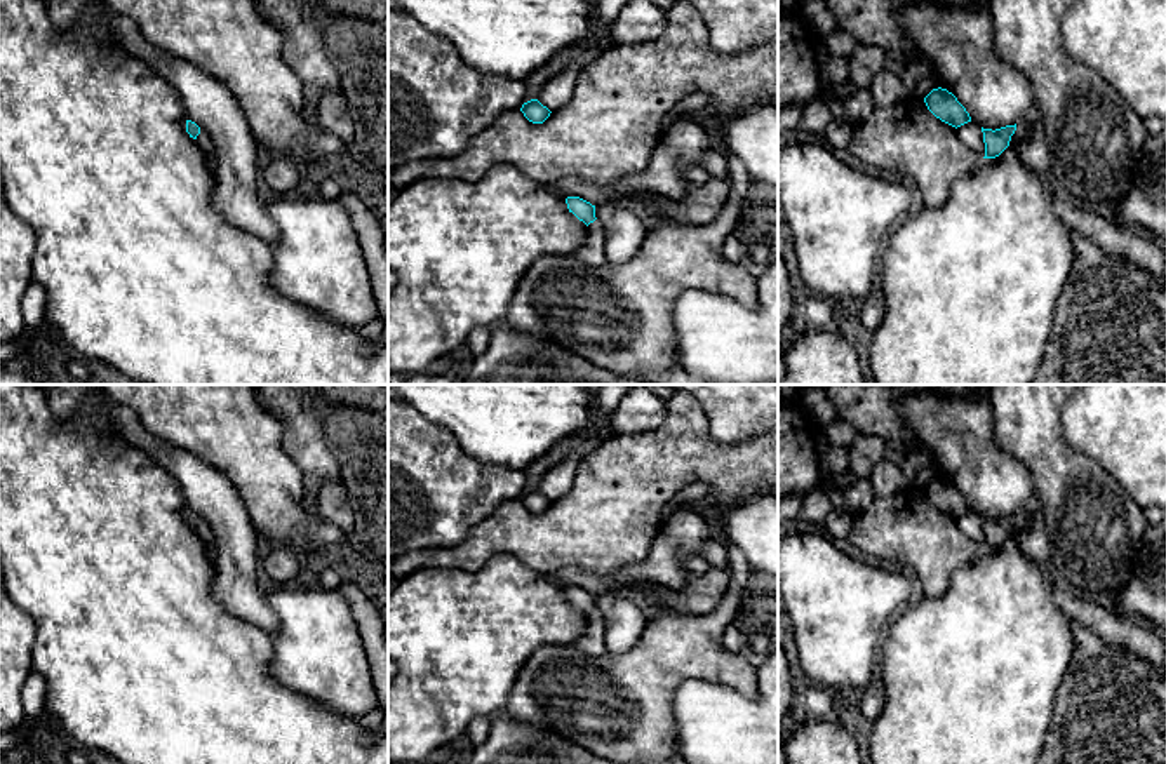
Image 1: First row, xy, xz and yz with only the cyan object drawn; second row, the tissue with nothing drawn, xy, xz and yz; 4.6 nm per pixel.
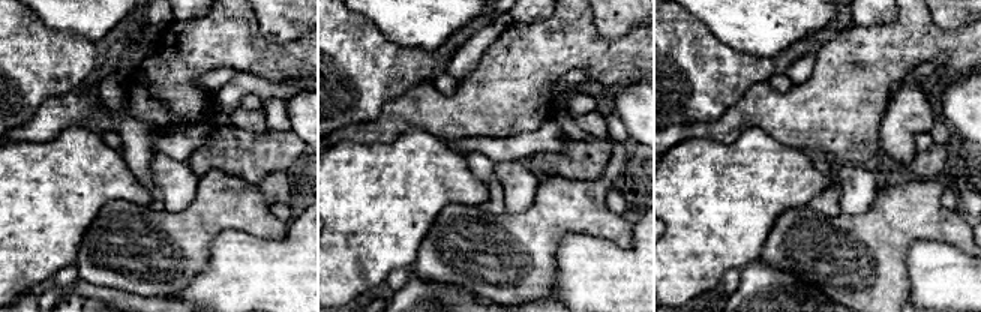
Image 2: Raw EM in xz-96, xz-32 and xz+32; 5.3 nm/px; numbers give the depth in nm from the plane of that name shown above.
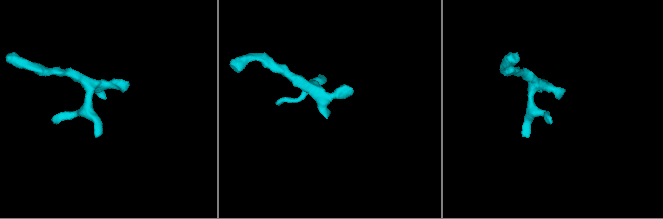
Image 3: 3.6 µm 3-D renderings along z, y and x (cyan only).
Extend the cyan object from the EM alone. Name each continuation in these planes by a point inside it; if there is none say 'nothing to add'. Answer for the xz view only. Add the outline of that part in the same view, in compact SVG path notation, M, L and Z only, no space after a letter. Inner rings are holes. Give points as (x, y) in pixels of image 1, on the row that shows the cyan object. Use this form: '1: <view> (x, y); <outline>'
1: xz (592, 251); M595 219L588 225L586 240L578 247L573 256L586 265L602 265L606 263L604 256L604 230Z

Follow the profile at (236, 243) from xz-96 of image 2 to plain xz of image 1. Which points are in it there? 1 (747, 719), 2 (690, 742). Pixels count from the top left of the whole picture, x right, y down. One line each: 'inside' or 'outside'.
1: inside
2: inside

